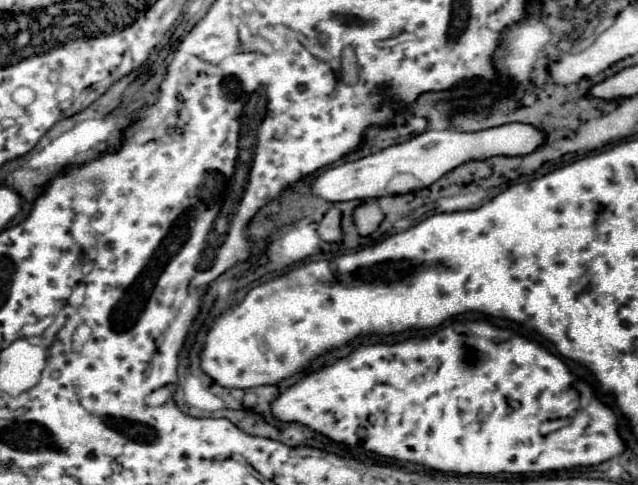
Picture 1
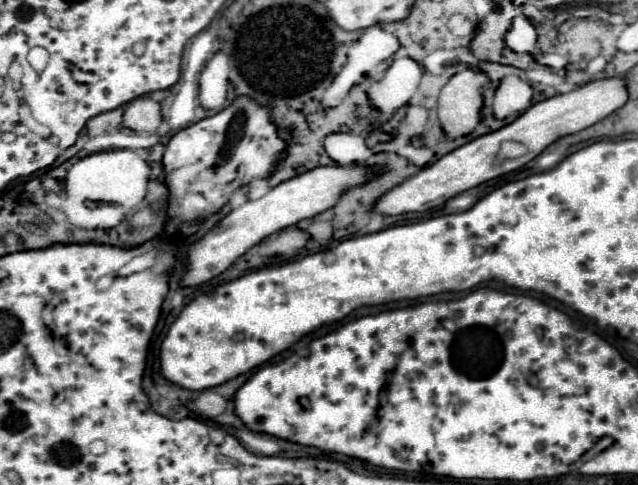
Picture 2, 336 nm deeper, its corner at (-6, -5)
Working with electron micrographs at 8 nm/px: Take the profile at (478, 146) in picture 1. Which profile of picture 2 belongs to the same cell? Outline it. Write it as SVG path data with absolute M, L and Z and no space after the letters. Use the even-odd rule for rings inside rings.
M354 165L354 167L316 167L312 171L306 171L306 175L298 175L290 181L284 181L282 185L270 189L262 199L258 201L246 201L238 209L232 209L212 231L206 233L204 239L194 243L190 247L188 257L188 273L184 275L184 285L200 285L206 283L220 273L224 273L238 257L242 257L250 247L258 245L262 239L270 237L272 233L286 229L290 225L296 225L302 219L316 217L324 213L326 209L334 207L344 191L350 191L354 187L362 187L370 183L376 177L376 171L372 167Z

